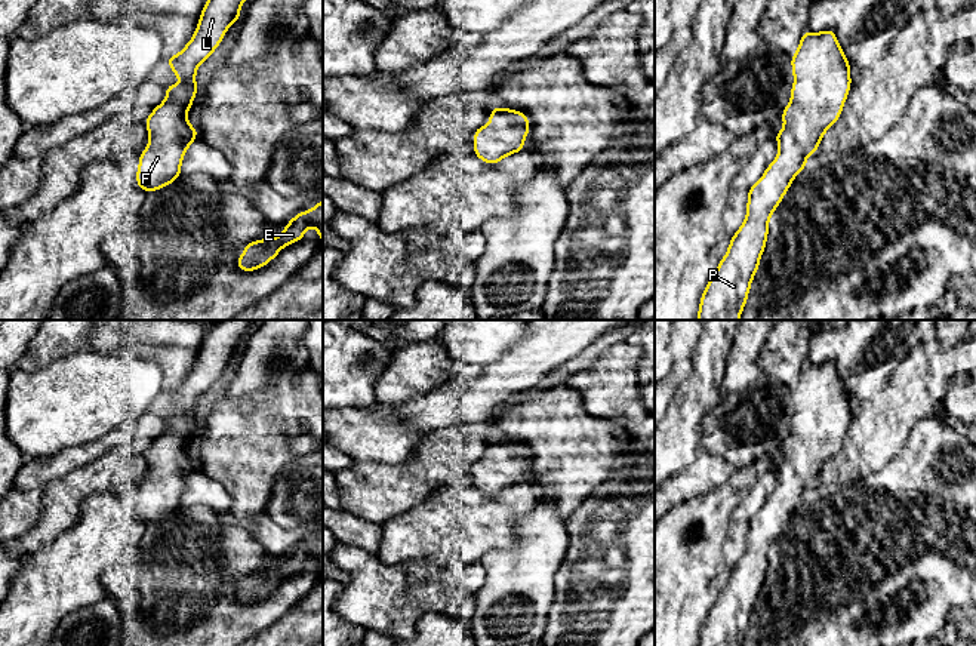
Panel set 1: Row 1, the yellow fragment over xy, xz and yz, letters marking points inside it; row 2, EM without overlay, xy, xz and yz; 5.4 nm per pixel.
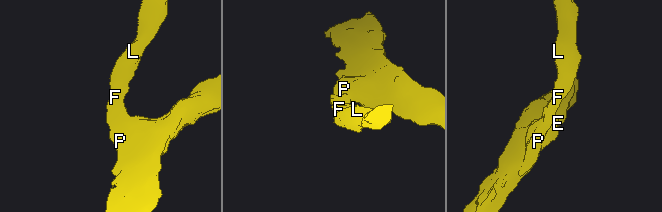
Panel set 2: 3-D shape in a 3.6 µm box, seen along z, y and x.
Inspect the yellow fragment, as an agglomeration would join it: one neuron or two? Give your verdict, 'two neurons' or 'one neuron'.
one neuron

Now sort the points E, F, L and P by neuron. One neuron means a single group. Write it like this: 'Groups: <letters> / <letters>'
Groups: E F L P

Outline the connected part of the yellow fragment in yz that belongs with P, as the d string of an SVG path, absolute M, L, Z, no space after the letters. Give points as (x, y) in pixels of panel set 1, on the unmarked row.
M832 362L806 363L800 370L797 384L791 388L791 399L794 406L791 431L782 442L783 461L775 467L779 484L760 513L748 522L745 554L730 569L729 581L702 625L698 646L742 646L751 615L760 599L760 590L766 581L772 545L783 532L794 510L807 498L804 483L807 482L813 492L825 464L840 450L850 425L850 396Z

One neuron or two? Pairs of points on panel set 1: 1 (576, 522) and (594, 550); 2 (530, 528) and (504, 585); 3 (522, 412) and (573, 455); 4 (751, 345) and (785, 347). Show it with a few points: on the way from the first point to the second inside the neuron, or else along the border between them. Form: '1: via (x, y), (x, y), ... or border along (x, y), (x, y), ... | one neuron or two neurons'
1: via (576, 529), (587, 543) | one neuron
2: via (530, 543), (530, 559), (519, 571) | one neuron
3: via (538, 412), (544, 412), (570, 439) | one neuron
4: border along (769, 335), (760, 357), (763, 372) | two neurons

